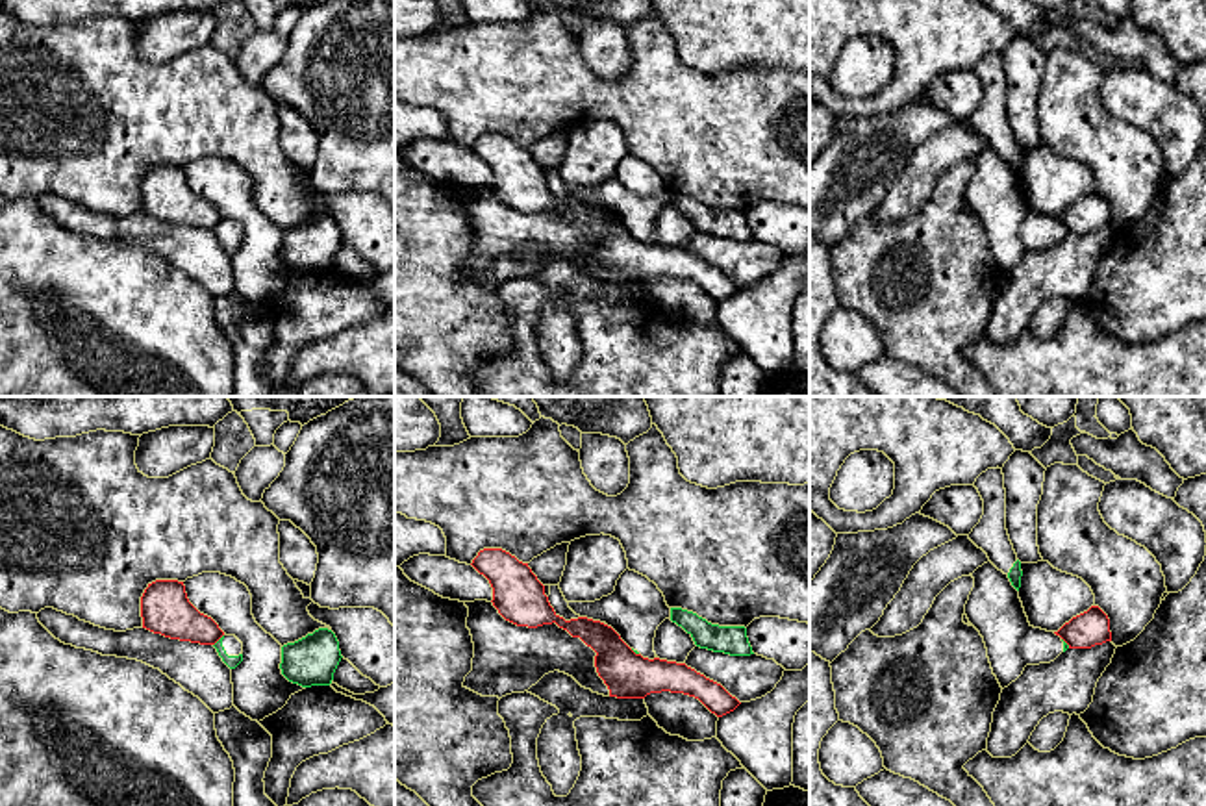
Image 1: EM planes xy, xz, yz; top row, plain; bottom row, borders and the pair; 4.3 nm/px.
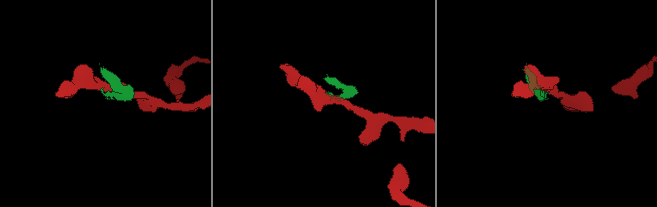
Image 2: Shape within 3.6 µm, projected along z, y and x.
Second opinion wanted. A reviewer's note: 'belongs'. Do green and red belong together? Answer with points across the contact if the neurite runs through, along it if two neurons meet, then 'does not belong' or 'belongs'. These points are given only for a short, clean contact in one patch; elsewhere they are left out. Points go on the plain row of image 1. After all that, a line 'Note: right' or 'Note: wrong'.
border along xy (223, 219), (213, 230); does not belong
Note: wrong

